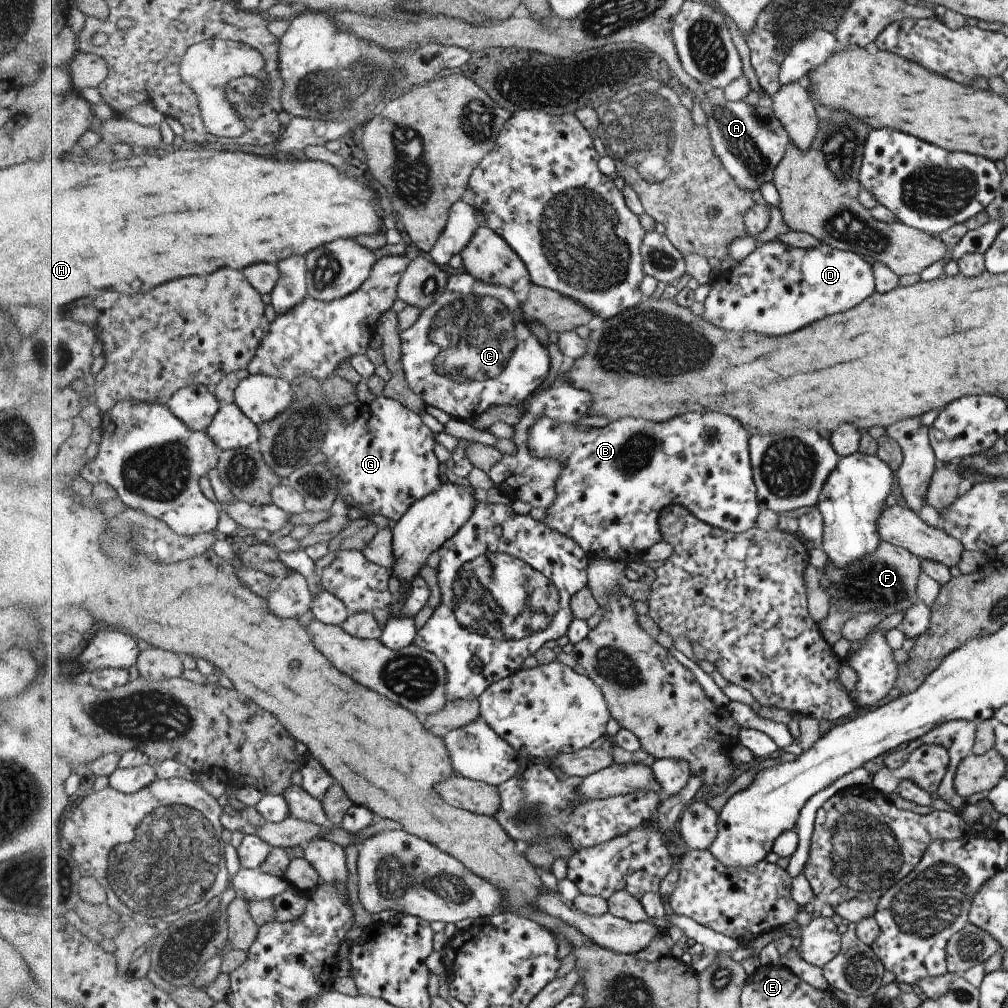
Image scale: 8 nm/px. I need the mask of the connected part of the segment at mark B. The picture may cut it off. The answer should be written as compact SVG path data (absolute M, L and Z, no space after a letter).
M689 412L682 416L674 417L670 420L647 420L644 416L624 417L620 420L613 420L604 428L591 428L585 426L575 427L571 422L559 422L553 418L539 418L533 422L531 430L529 430L529 450L533 452L533 456L537 458L555 458L563 464L563 472L559 478L557 486L557 500L546 512L544 523L551 530L561 532L569 538L573 538L584 550L590 558L611 558L612 560L623 561L625 564L629 562L640 562L643 554L661 543L664 539L661 533L660 516L665 508L673 505L680 505L687 508L689 512L693 512L699 520L713 527L723 528L727 532L740 534L748 532L751 528L756 527L757 520L760 519L760 497L757 496L756 481L753 478L752 453L750 452L750 442L752 430L745 427L735 417L727 416L719 412Z

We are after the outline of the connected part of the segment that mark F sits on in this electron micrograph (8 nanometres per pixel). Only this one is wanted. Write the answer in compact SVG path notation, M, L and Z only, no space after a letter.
M880 542L871 554L853 560L847 566L833 566L827 560L821 574L827 580L825 592L829 596L829 611L820 621L821 635L828 644L834 644L841 637L841 630L849 618L865 612L883 614L886 619L902 614L916 602L917 576L921 572L921 561L903 548Z

